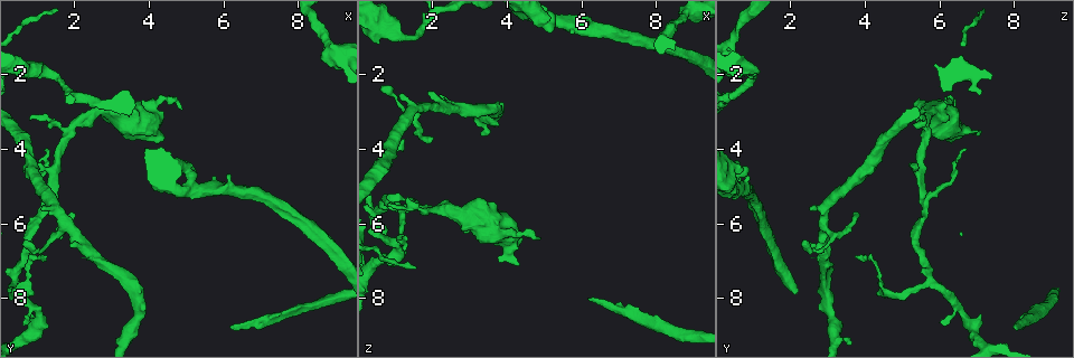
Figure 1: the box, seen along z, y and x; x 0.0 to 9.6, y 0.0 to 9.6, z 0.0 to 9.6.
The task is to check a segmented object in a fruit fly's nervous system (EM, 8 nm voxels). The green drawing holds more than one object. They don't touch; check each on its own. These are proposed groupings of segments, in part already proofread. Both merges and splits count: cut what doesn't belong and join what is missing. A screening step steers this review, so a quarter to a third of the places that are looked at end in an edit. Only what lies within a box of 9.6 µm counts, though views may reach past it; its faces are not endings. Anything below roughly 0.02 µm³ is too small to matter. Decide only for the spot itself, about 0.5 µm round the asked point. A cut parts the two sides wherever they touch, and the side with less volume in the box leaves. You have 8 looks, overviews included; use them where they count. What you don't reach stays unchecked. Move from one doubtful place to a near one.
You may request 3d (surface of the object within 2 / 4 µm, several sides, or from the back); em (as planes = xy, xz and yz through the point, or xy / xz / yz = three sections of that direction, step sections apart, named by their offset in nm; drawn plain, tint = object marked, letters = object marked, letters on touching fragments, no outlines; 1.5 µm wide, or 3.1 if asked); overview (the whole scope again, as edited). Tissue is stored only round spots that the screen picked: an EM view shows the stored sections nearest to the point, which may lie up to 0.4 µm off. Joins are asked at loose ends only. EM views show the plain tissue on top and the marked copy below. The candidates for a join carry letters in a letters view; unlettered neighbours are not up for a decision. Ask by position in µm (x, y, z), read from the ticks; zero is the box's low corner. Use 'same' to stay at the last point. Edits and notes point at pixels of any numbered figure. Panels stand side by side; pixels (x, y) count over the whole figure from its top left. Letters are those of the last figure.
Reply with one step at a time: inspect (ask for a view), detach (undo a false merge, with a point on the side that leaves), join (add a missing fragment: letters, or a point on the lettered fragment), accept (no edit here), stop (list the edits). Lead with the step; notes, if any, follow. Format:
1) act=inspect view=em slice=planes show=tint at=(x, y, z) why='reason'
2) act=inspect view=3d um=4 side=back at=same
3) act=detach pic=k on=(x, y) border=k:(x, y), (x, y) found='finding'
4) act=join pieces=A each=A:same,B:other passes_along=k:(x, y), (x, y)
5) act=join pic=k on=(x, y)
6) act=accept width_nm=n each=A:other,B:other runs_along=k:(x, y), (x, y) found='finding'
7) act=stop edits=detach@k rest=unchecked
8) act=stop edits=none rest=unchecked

act=inspect view=em slice=yz step=8 show=letters at=(0.65, 6.45, 2.35) why='branch stops here'

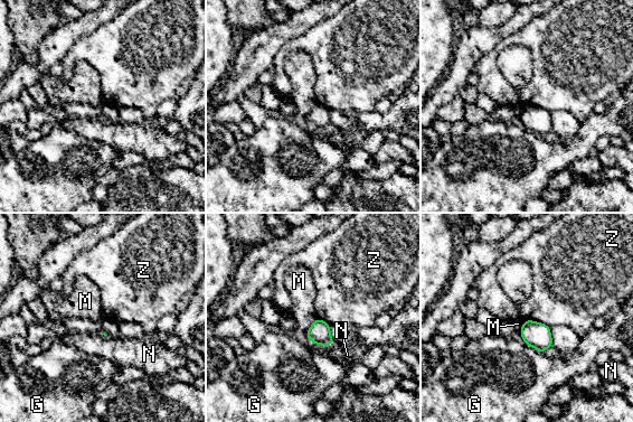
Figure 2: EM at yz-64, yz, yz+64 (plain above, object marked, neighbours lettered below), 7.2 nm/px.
act=inspect view=em slice=planes show=letters at=same why='another direction'

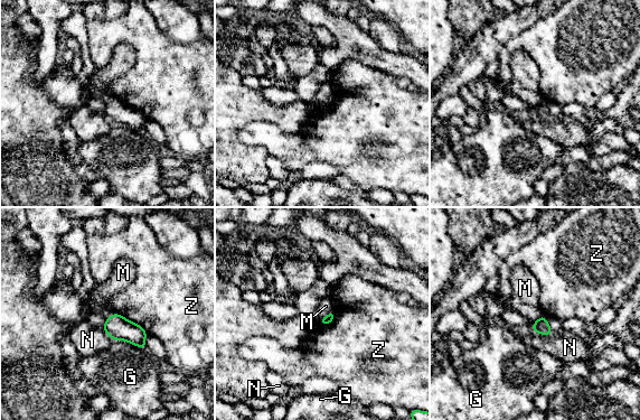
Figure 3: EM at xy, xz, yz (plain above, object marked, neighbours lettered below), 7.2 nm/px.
act=accept width_nm=70 each=G:other,M:other,N:other,Z:other found='no lettered fragment goes on from it'

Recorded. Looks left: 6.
act=inspect view=em slice=planes show=letters at=(0.60, 8.70, 6.05) why='free end'

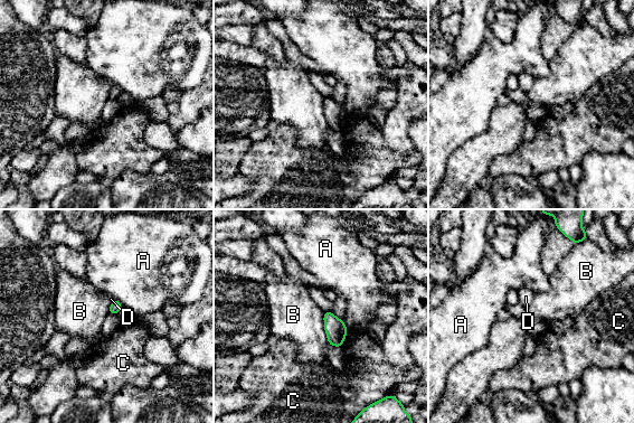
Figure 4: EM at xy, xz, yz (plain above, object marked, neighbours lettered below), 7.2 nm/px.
act=accept each=A:other,B:other,C:other,D:other found='no lettered fragment goes on from it'

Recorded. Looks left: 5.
act=inspect view=em slice=planes show=letters at=(1.95, 5.70, 3.70) why='tapers out'

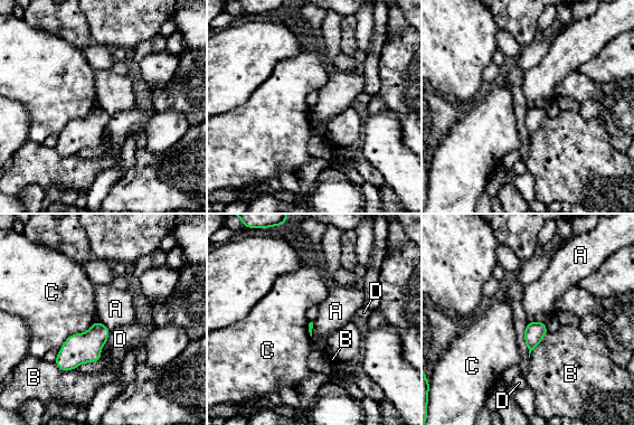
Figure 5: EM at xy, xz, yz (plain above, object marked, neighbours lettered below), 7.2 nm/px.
act=accept each=A:other,B:other,C:other,D:other found='none of them fits'

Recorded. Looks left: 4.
act=stop edits=none rest=unchecked

